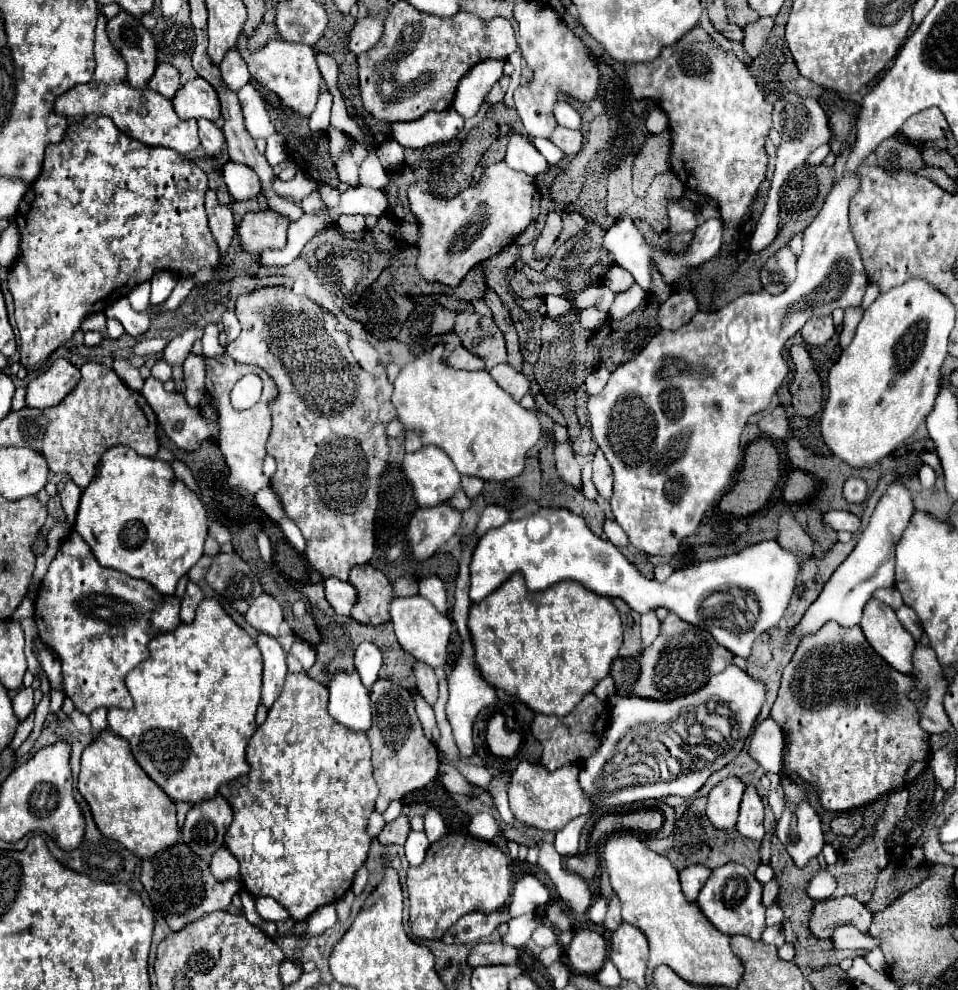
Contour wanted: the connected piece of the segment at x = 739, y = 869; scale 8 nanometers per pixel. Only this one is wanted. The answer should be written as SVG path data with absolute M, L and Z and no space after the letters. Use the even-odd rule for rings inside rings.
M725 864L719 870L711 872L711 878L703 886L697 906L709 918L709 922L727 936L745 934L749 938L759 940L761 932L765 930L765 906L761 902L761 884L755 880L753 874L741 864Z

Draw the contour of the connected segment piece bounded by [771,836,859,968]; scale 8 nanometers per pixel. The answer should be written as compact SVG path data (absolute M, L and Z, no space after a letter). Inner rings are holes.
M773 836L773 856L771 856L771 868L775 870L775 874L779 876L779 896L777 896L777 902L779 906L783 908L783 930L785 930L785 936L787 936L787 942L793 944L795 948L795 962L803 968L823 968L827 964L839 964L843 958L853 958L855 954L859 952L851 952L851 950L831 950L831 942L829 940L817 940L809 930L807 930L807 922L809 922L809 916L811 916L811 910L815 906L815 902L805 894L805 888L807 888L807 882L811 880L811 876L815 872L819 872L819 860L817 858L811 858L807 862L805 868L797 868L793 858L787 854L785 846Z

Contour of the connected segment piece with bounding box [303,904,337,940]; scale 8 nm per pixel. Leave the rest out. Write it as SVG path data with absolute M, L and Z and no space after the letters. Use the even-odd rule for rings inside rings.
M335 904L331 906L323 906L323 910L317 910L311 918L305 920L307 922L307 934L303 934L303 938L311 938L311 936L317 936L321 932L325 932L327 928L331 928L335 922L337 922L337 910L335 910Z

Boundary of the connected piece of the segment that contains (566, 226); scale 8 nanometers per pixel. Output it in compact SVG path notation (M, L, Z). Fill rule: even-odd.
M563 212L561 214L563 218L563 232L559 234L559 238L555 242L554 246L561 246L563 242L567 242L567 238L575 236L579 230L583 230L585 226L585 218L579 214L579 212ZM575 226L575 228L573 228ZM581 226L581 228L579 228Z

